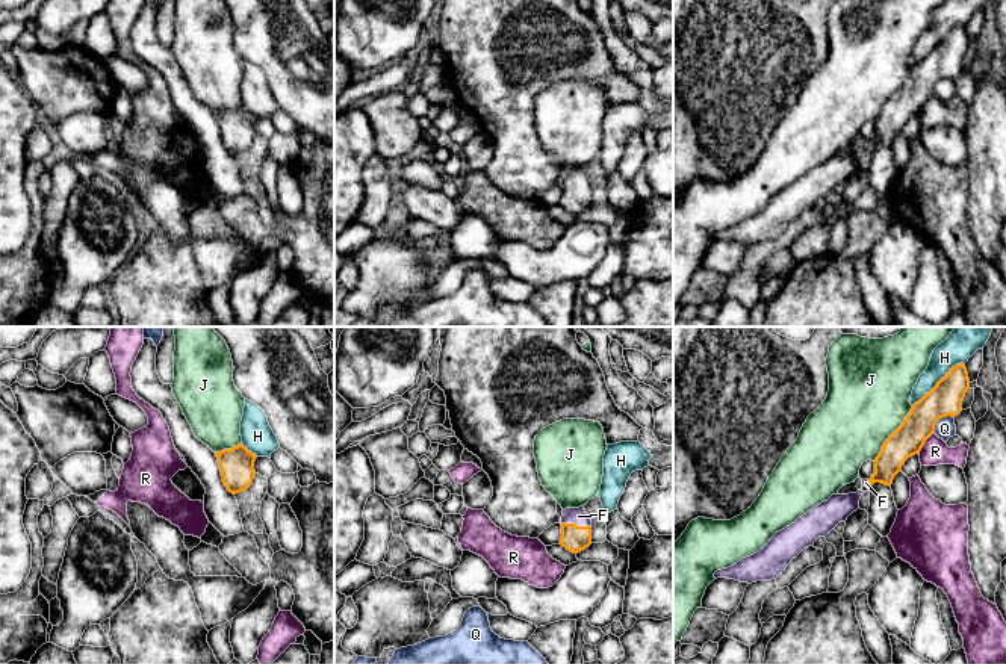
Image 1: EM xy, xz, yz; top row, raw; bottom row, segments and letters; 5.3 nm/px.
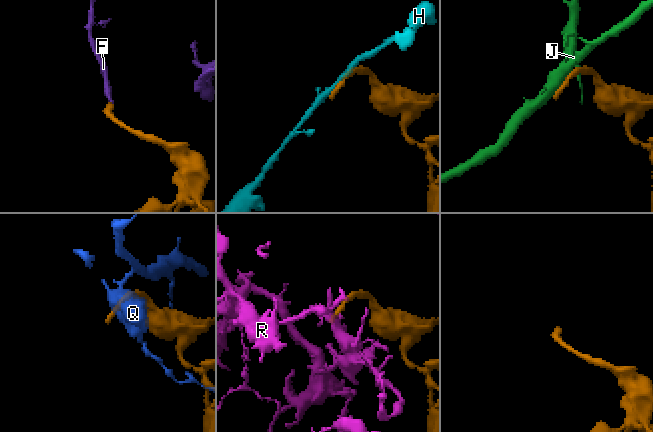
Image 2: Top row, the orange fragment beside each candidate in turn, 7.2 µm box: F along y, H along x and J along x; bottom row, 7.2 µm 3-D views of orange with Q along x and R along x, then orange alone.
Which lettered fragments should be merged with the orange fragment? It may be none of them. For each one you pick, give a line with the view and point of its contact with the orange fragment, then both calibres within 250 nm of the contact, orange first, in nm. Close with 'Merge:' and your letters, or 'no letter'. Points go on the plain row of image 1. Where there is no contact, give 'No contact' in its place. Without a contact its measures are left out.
F: Touches orange at xz (577, 186). Thickness 140 nm (orange) against 90 nm
Merge: F

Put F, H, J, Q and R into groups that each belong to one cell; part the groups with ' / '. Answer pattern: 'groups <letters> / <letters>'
groups F / H / J / Q / R

